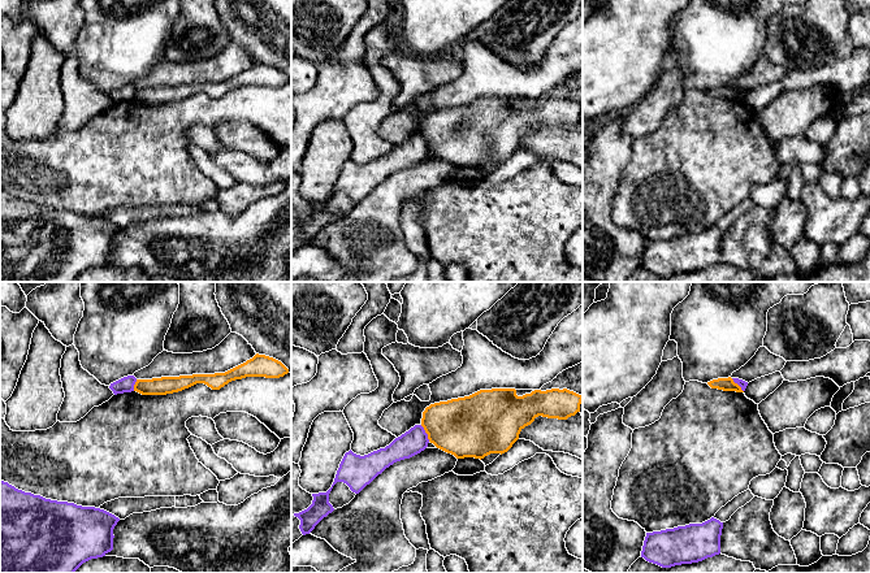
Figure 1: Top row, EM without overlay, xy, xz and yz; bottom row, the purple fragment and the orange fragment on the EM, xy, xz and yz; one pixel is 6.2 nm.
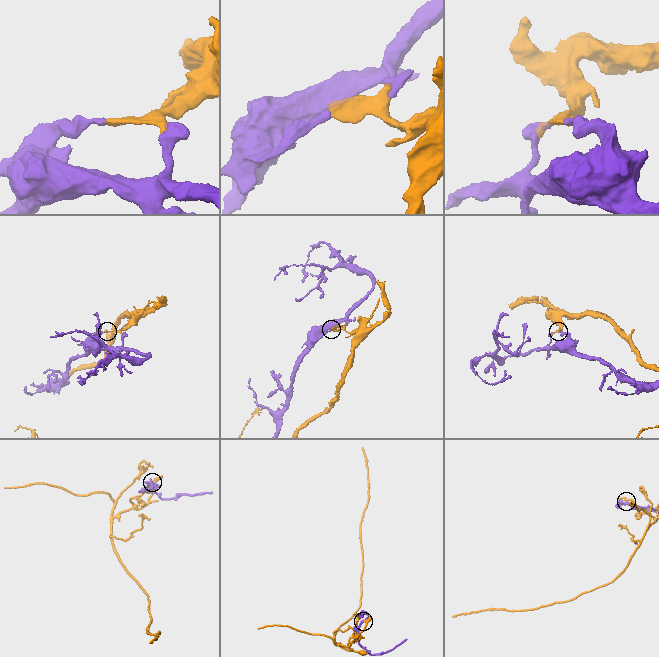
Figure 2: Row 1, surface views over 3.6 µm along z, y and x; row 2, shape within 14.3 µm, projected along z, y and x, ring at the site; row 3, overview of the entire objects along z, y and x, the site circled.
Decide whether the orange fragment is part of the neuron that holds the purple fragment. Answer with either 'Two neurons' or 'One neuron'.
Two neurons

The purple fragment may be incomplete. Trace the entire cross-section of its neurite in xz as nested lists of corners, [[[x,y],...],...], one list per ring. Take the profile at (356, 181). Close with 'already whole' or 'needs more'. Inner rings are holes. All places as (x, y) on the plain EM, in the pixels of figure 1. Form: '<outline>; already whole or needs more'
[[[415,134],[385,157],[364,165],[356,164],[351,159],[346,161],[332,196],[326,201],[312,203],[312,213],[307,218],[294,222],[300,229],[302,243],[310,243],[324,226],[334,220],[329,212],[329,203],[337,191],[346,192],[352,201],[359,203],[386,177],[420,162],[428,156],[428,152],[429,148],[424,136]]]; already whole

